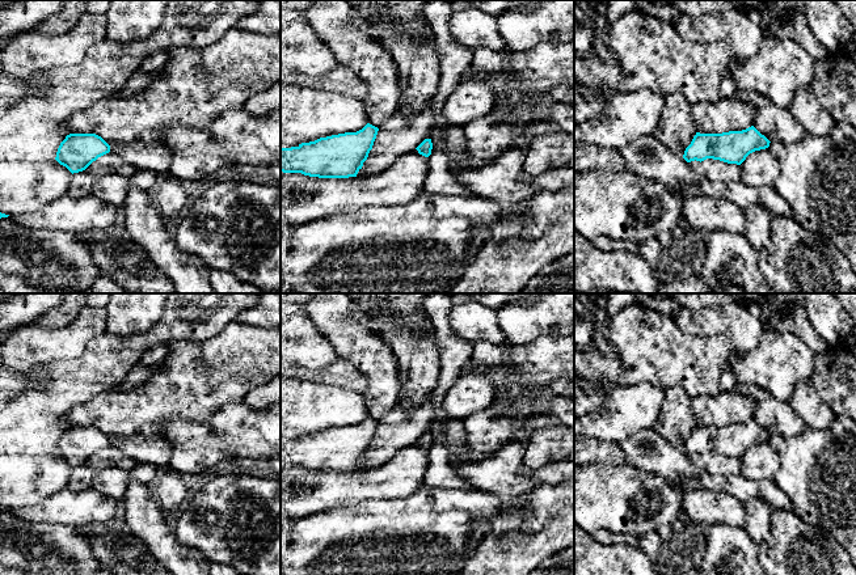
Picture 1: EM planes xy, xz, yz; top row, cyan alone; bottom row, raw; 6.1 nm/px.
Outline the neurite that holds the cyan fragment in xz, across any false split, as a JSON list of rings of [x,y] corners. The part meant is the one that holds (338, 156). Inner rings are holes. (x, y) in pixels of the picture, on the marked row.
[[[367,123],[357,132],[281,148],[281,172],[319,178],[357,177],[372,149],[378,131],[378,127]]]

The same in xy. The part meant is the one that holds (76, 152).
[[[69,134],[60,143],[55,160],[73,174],[109,152],[110,145],[96,134]]]

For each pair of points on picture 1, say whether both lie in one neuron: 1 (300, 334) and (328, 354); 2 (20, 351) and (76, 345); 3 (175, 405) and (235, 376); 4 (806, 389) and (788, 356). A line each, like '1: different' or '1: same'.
1: same
2: same
3: same
4: different

